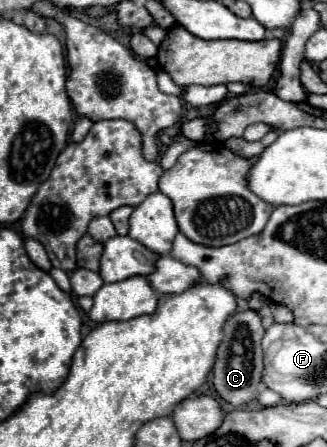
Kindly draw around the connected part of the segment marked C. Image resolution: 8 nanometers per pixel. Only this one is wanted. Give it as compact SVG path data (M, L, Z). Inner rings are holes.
M255 310L235 312L227 324L225 324L225 338L217 350L217 362L213 368L213 386L217 394L233 404L243 406L255 400L257 390L261 388L263 378L263 350L261 350L261 338L265 334L265 328L261 326L261 318Z

